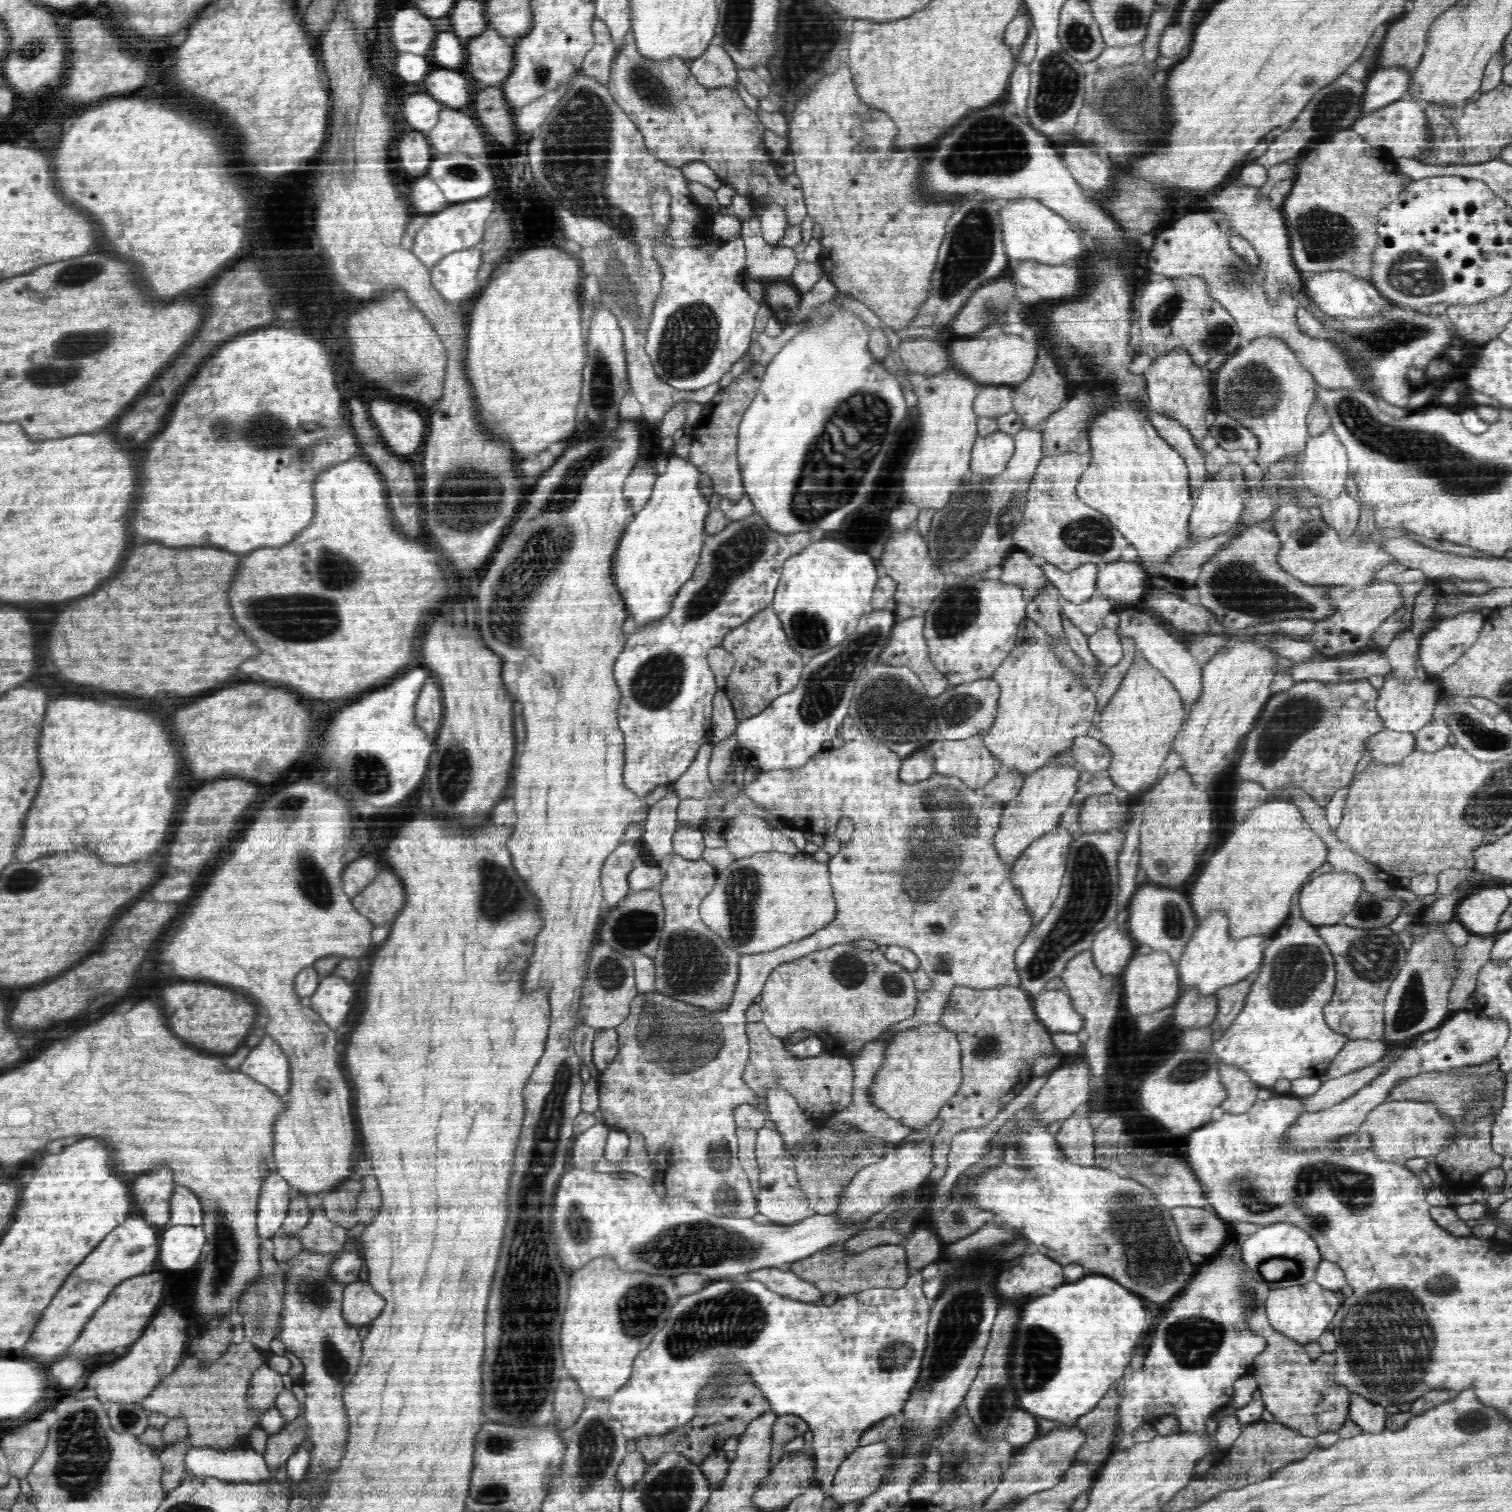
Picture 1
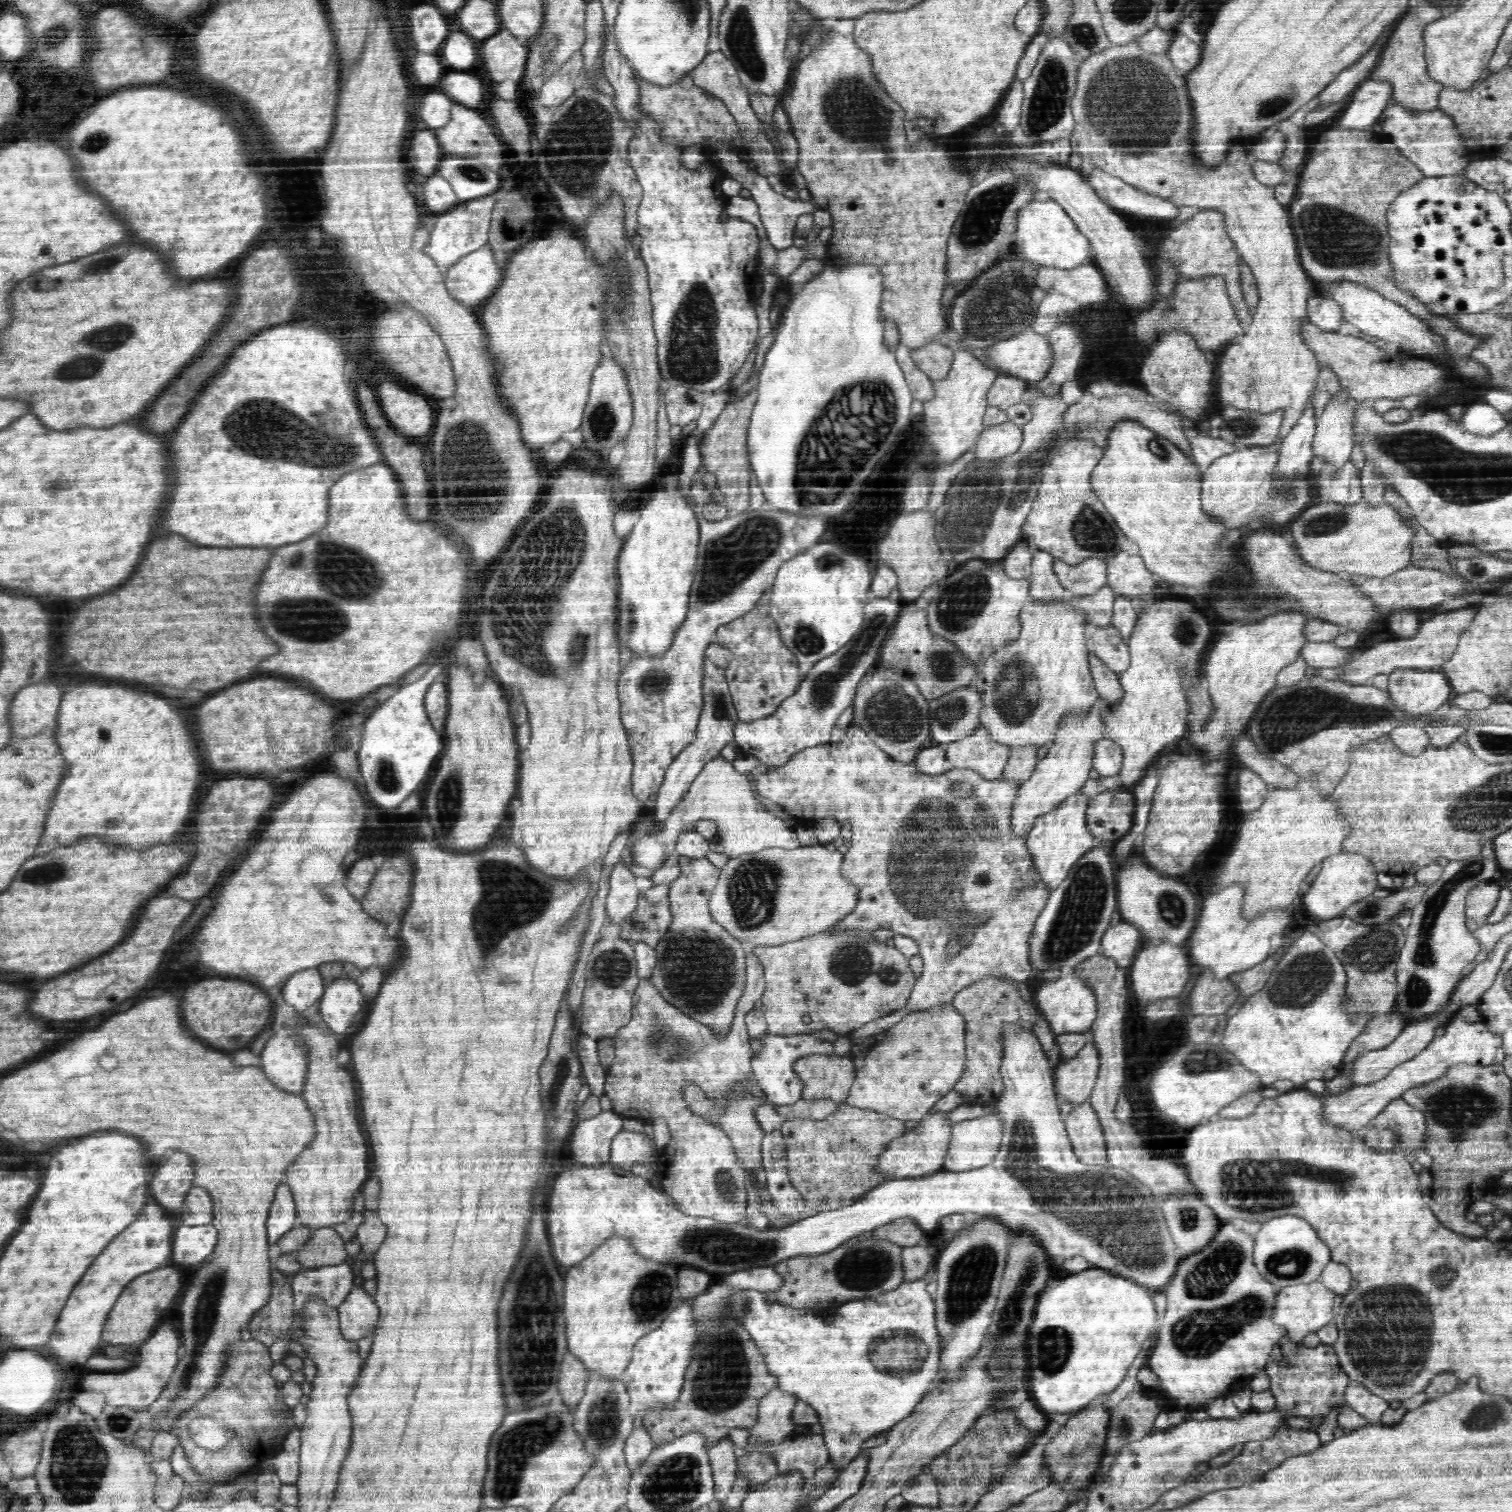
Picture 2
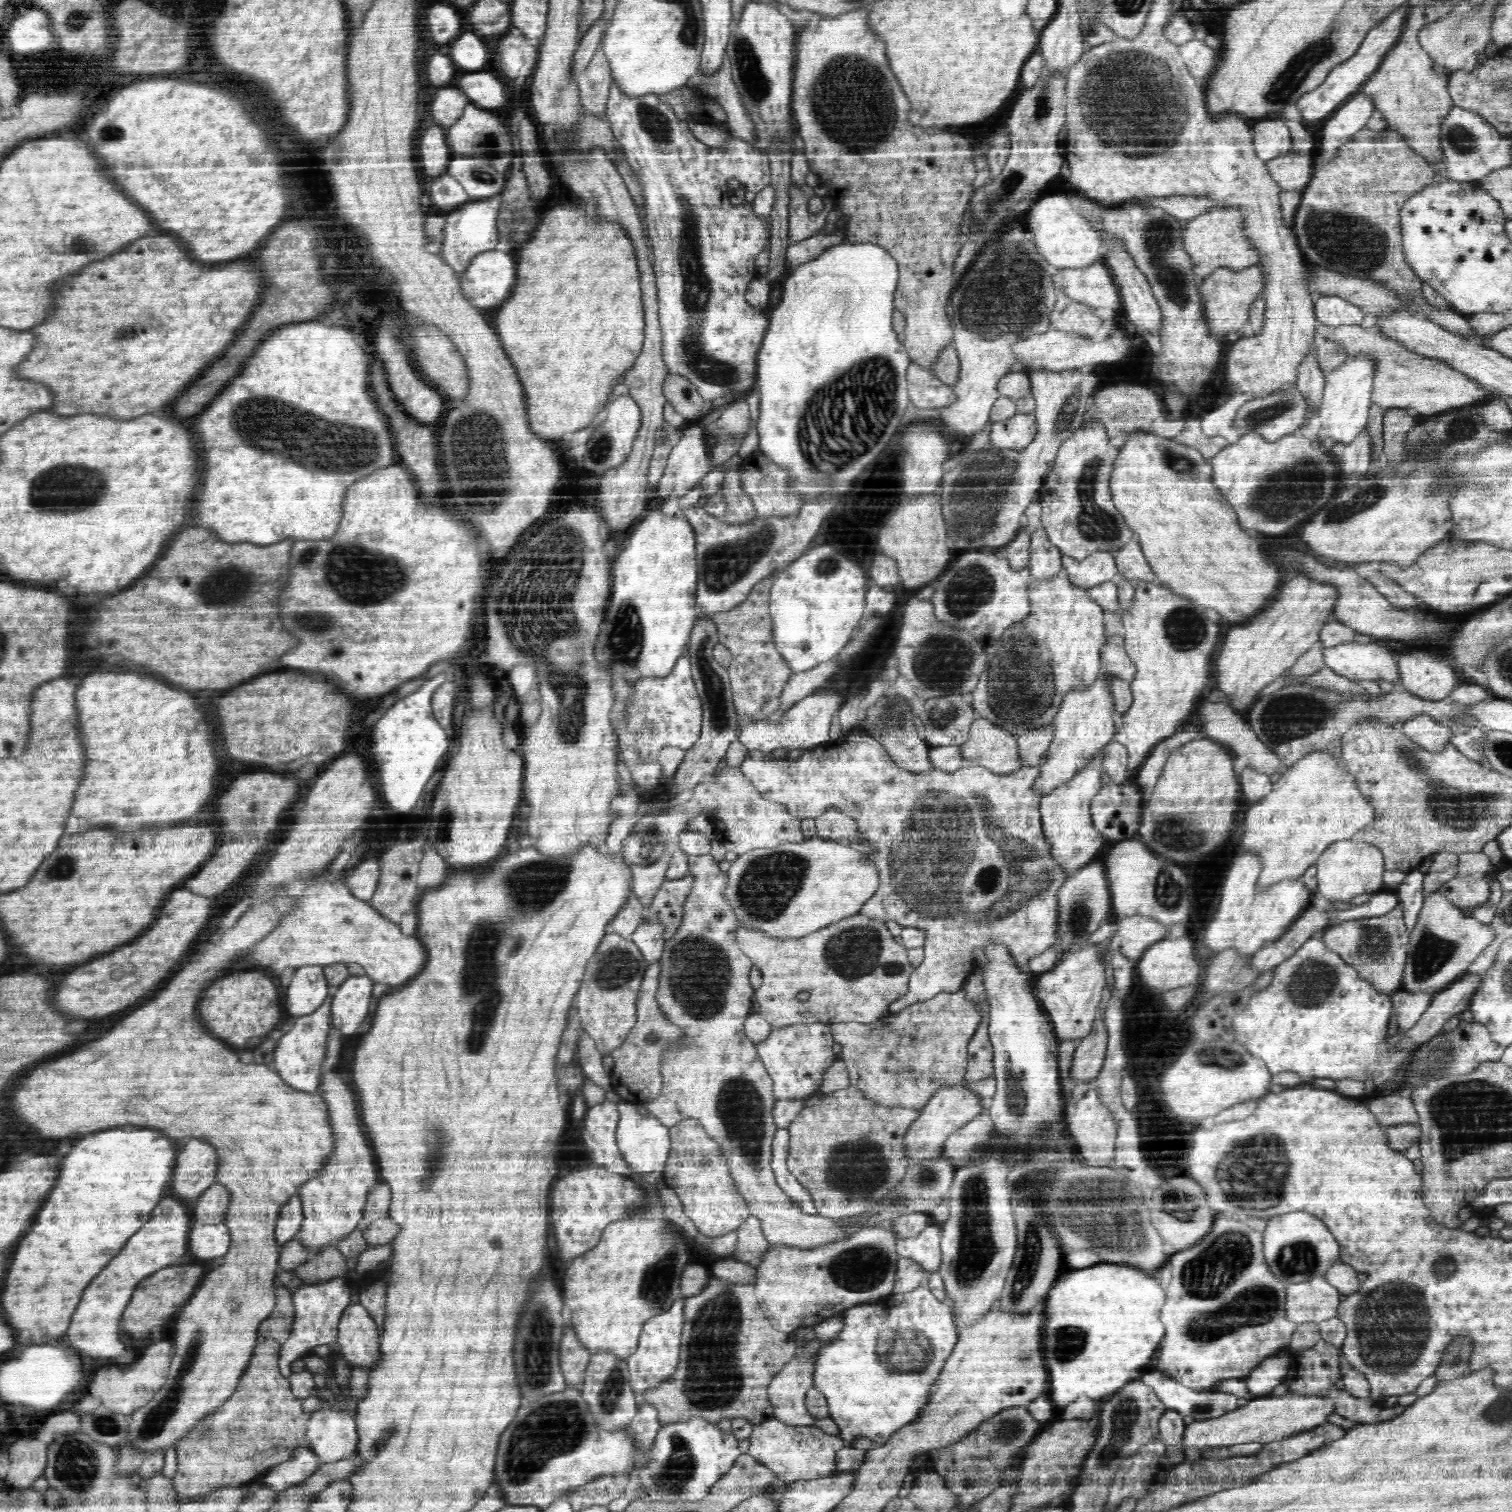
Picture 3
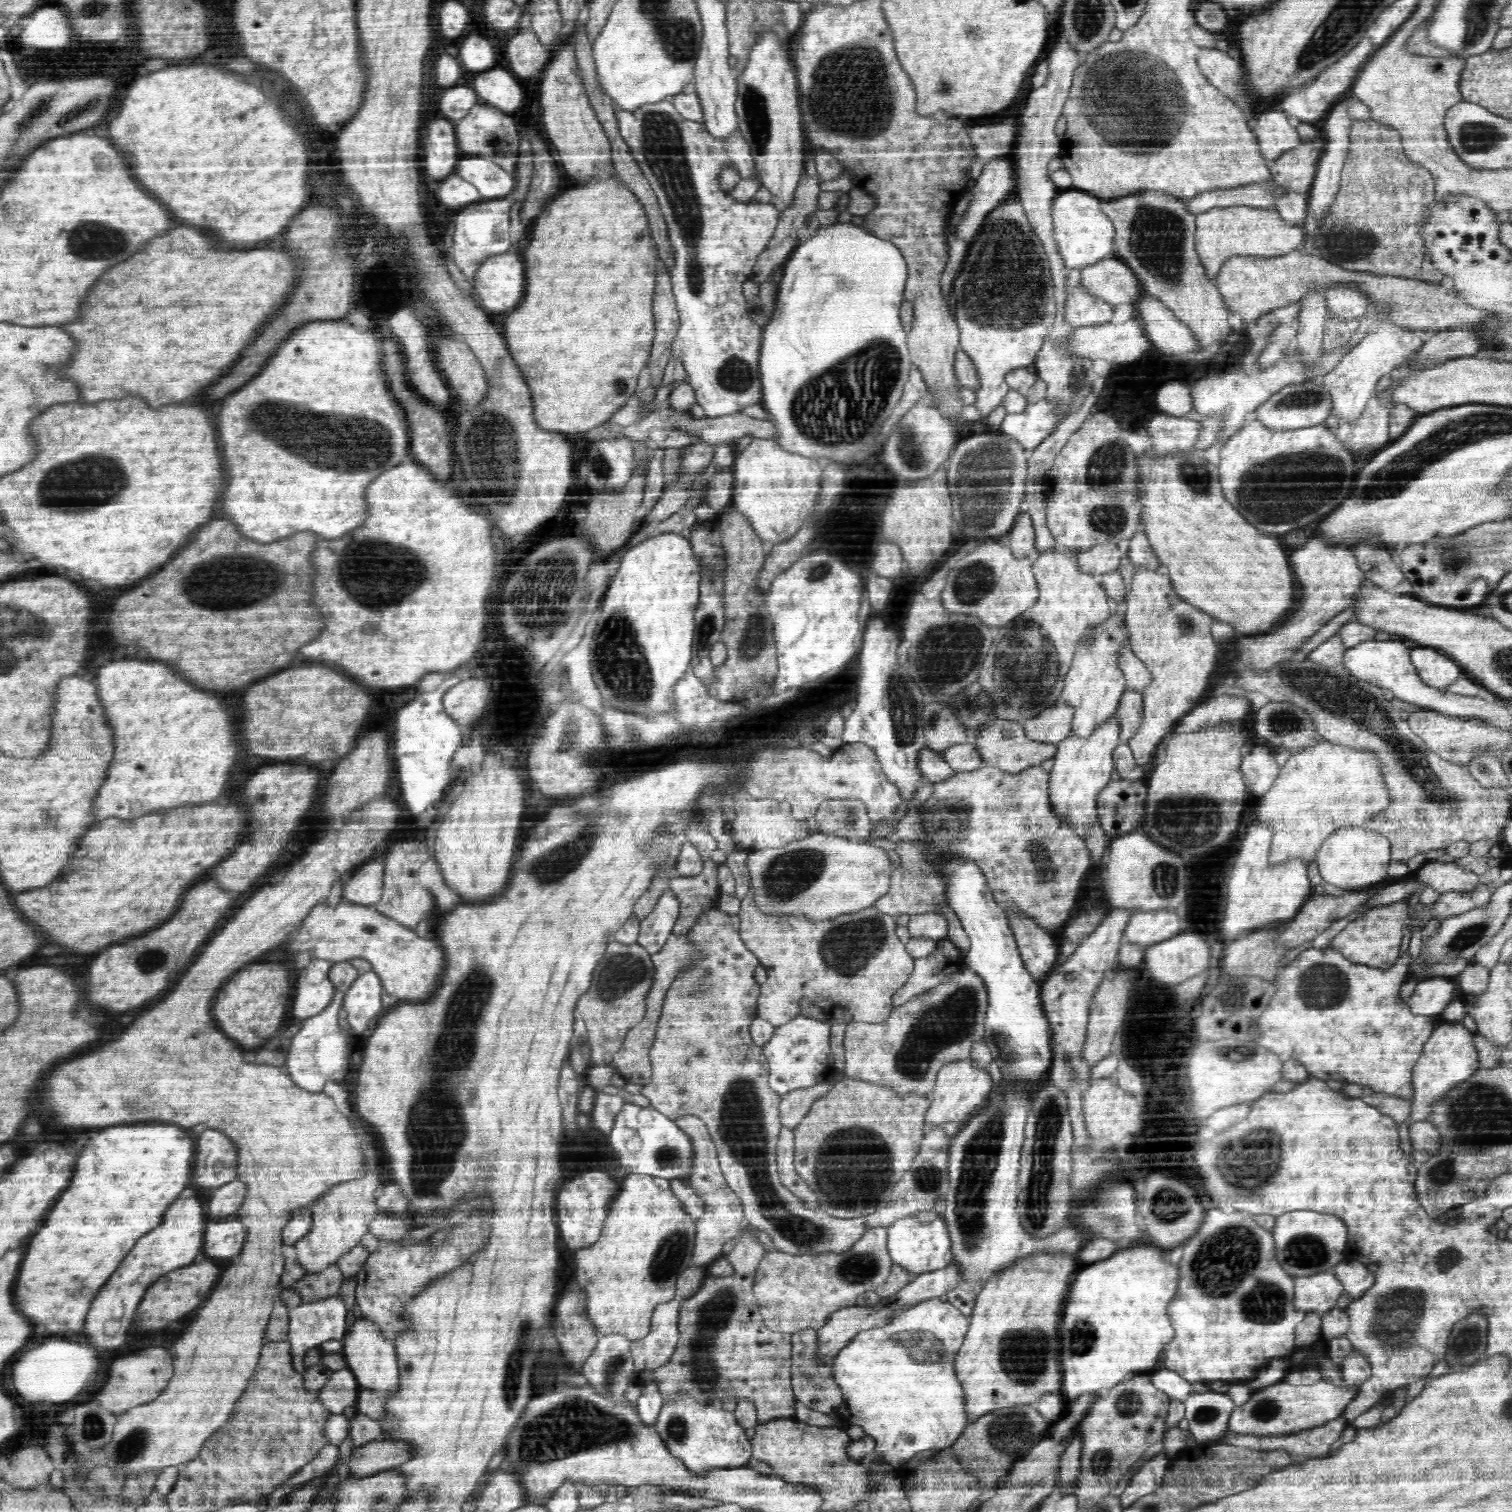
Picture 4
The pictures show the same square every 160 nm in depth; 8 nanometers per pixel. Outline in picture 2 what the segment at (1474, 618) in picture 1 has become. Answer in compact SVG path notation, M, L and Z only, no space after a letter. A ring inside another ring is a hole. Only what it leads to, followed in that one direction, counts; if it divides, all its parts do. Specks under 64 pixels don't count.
M1471 608L1458 609L1452 614L1437 614L1430 620L1424 621L1418 627L1418 630L1408 636L1408 638L1380 638L1374 641L1370 648L1343 667L1343 676L1345 681L1352 685L1364 685L1368 678L1378 676L1378 674L1389 675L1398 668L1422 668L1437 669L1441 668L1452 656L1458 634L1464 630L1464 626L1472 620L1474 610Z

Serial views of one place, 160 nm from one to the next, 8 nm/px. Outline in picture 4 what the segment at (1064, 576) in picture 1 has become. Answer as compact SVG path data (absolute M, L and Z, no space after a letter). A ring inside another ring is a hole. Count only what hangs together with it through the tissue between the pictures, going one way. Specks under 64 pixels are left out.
M1100 542L1092 548L1078 552L1080 568L1103 576L1106 572L1118 569L1122 550L1116 542Z

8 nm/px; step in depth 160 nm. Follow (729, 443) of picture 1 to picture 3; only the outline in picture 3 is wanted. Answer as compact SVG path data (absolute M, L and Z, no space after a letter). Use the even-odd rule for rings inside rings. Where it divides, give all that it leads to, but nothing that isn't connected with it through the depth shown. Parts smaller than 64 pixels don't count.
M736 458L726 465L726 476L721 486L724 493L727 509L718 517L721 524L729 527L747 527L758 519L756 509L749 502L744 491L740 490L740 479L737 478Z

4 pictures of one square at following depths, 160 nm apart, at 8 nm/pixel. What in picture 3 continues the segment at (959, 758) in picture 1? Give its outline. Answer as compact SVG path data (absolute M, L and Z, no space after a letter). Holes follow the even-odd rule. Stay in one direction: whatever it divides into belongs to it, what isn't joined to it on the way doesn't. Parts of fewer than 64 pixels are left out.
M980 717L972 723L970 733L961 749L964 758L976 761L978 766L1005 775L1018 771L1026 763L1014 732Z

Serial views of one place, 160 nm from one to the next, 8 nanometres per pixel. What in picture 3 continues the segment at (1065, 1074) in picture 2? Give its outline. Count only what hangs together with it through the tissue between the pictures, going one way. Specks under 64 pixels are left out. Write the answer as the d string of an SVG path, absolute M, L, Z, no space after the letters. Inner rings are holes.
M1104 1007L1097 1010L1088 1036L1077 1041L1071 1070L1077 1082L1090 1082L1102 1070L1109 1043Z

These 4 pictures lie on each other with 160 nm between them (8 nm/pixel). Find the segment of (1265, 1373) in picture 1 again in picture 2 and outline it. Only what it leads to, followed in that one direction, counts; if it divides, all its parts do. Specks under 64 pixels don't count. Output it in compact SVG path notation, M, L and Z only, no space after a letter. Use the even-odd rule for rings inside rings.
M1287 1338L1280 1340L1268 1360L1266 1371L1272 1379L1269 1390L1275 1396L1276 1409L1296 1413L1296 1417L1326 1417L1332 1407L1345 1403L1344 1390L1350 1379L1333 1345L1321 1343L1307 1347L1301 1342L1290 1344Z

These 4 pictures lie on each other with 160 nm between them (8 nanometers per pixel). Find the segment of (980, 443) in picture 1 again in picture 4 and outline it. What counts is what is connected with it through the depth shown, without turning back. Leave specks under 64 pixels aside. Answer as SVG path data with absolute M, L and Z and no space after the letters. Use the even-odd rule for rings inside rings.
M1044 398L1029 403L1024 412L1007 414L1001 424L1004 434L1015 436L1025 450L1036 449L1054 432L1060 422L1077 410L1072 401Z

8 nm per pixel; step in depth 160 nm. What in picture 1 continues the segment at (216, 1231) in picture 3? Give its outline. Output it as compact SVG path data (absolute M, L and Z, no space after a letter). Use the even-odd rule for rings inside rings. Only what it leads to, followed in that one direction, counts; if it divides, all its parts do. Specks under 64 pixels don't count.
M167 1225L160 1243L159 1259L170 1270L196 1267L207 1240L201 1226Z

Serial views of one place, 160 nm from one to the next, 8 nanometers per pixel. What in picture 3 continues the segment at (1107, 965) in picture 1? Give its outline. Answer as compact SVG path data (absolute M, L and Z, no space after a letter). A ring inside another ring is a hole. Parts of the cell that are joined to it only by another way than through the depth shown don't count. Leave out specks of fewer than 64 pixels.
M1142 915L1121 917L1115 923L1118 928L1112 938L1110 950L1123 952L1126 956L1137 960L1149 946L1165 940L1166 934L1172 928L1170 925L1162 925L1153 916Z

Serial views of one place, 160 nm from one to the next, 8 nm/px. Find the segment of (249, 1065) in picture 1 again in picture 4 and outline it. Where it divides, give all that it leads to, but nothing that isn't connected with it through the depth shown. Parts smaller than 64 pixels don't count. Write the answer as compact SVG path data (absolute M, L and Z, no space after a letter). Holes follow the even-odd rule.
M336 988L334 1000L320 1015L306 1019L303 1027L291 1040L291 1047L284 1066L295 1083L308 1092L322 1092L328 1082L339 1083L350 1072L350 1060L352 1060L352 1054L356 1052L356 1044L354 1044L350 1030L346 1031L340 1026L340 1010L347 996L348 992L338 992Z

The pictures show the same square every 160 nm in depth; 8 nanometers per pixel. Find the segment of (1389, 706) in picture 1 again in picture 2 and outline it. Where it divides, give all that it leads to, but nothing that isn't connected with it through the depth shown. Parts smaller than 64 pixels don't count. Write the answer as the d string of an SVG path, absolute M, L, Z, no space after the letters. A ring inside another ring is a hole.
M1398 668L1389 674L1387 691L1407 712L1424 714L1449 701L1451 681L1442 669Z

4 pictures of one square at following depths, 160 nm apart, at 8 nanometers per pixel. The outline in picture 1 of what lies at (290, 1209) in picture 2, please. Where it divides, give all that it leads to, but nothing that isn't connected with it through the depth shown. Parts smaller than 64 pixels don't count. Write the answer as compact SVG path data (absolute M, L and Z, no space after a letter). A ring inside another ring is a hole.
M275 1171L264 1178L256 1219L260 1238L272 1238L280 1234L280 1228L288 1216L288 1207L291 1206L291 1197L289 1182Z

